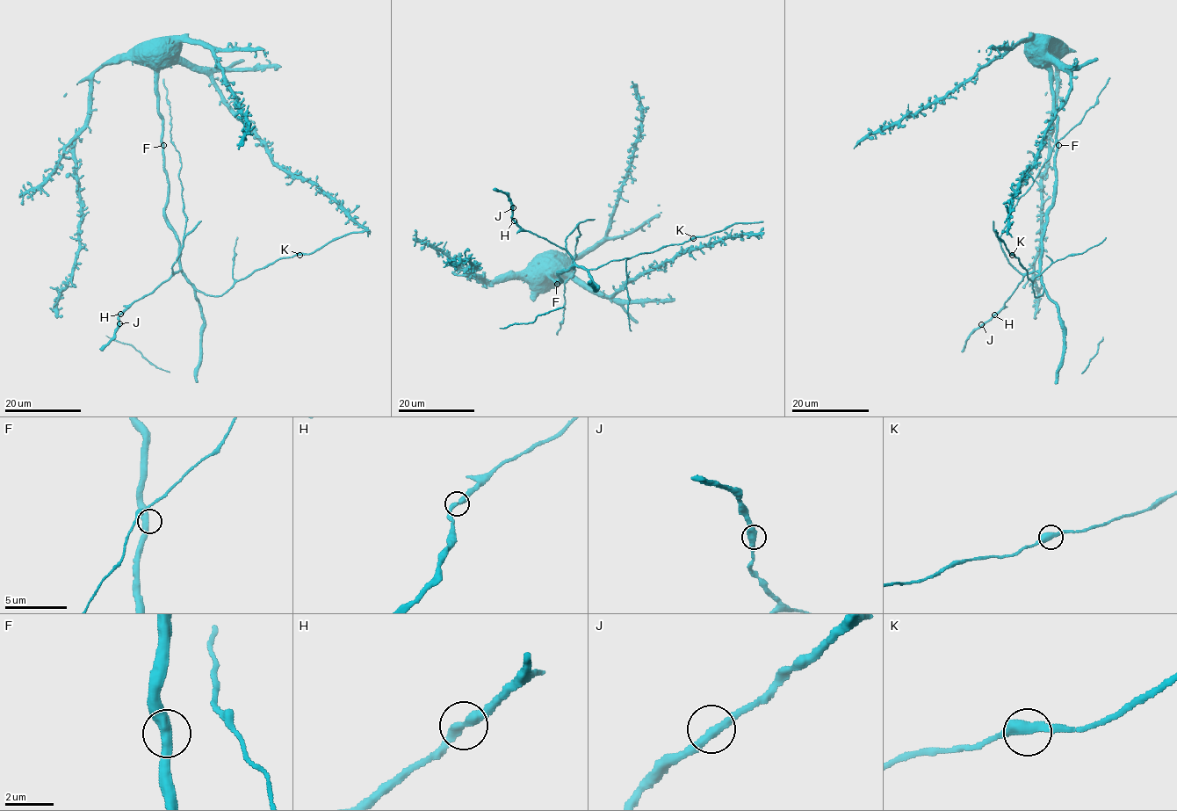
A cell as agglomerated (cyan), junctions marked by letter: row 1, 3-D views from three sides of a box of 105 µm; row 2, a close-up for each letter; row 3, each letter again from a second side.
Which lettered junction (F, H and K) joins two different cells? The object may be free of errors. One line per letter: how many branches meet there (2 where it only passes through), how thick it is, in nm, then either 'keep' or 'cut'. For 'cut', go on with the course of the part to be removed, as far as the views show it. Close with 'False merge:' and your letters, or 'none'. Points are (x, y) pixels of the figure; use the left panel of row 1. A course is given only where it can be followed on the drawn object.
F: 2 branches meet; 440 nm thick; keep
H: 2 branches meet; 400 nm thick; keep
K: 2 branches meet; 440 nm thick; keep
False merge: none

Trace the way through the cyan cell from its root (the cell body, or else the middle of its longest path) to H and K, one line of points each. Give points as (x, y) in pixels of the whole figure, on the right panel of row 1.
H: (1057, 144), (1055, 203), (1047, 215), (1042, 237), (1040, 270), (1028, 272), (1005, 305), (994, 314)
K: (1057, 144), (1055, 203), (1047, 215), (1041, 245), (1040, 295), (1035, 296), (1027, 271), (1012, 255)

